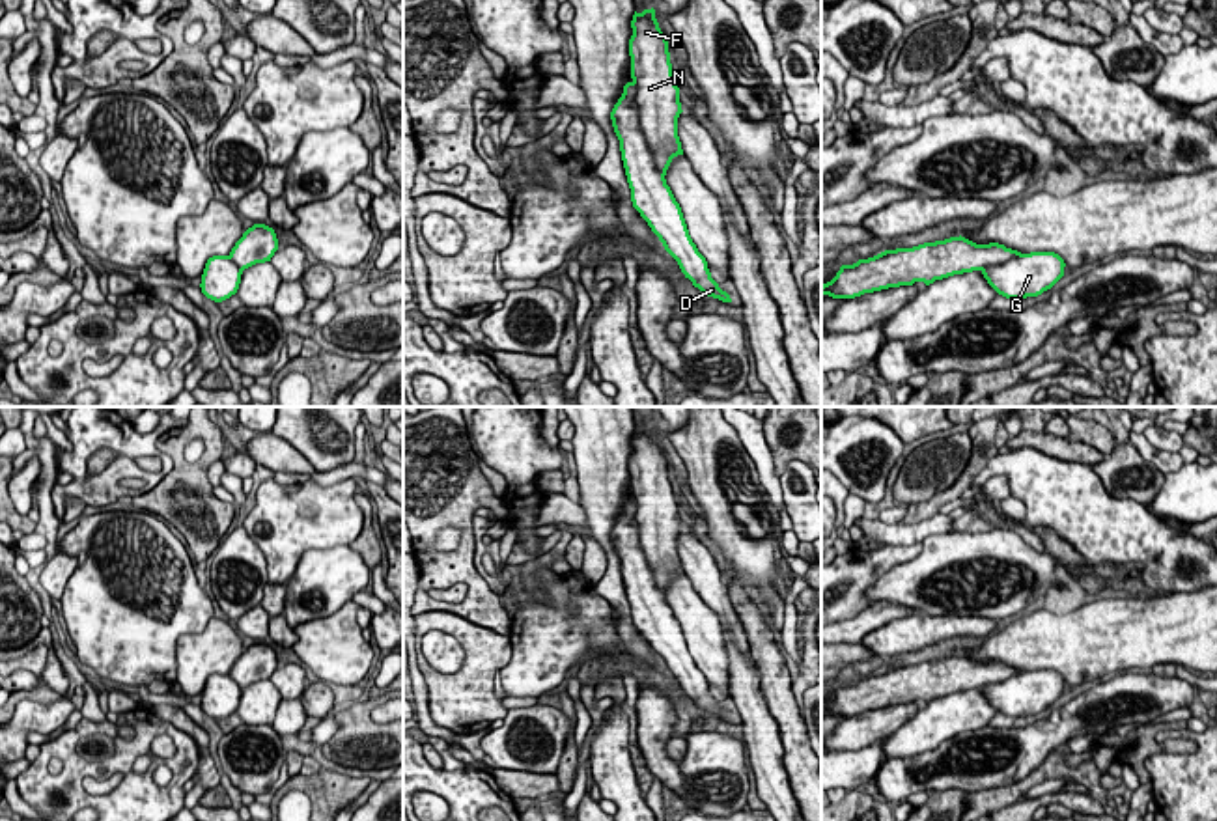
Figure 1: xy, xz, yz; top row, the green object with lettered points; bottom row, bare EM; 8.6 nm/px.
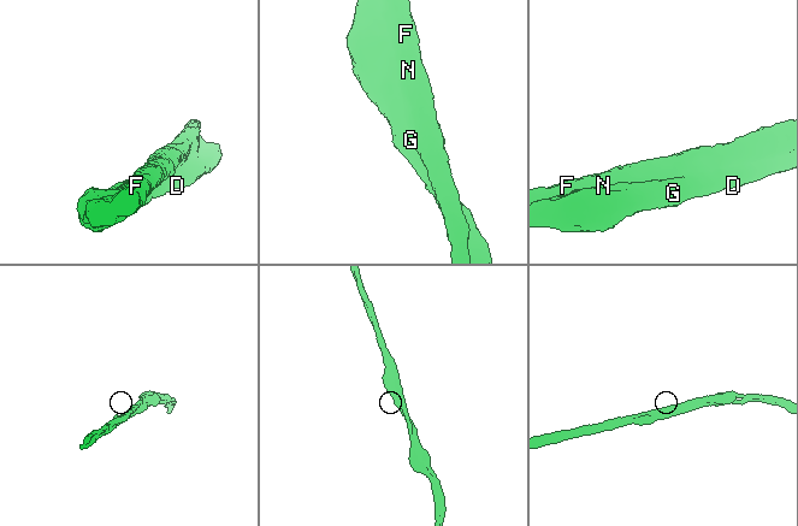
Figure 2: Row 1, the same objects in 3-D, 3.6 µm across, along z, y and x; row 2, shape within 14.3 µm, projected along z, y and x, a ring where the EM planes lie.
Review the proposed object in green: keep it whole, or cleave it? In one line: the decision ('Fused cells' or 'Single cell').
Fused cells

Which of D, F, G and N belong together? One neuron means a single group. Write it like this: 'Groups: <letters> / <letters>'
Groups: D G / F N

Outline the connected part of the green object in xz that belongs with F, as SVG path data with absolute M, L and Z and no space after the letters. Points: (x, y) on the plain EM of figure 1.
M653 425L642 431L635 429L631 446L629 474L638 539L655 586L666 593L672 577L683 573L678 554L678 536L683 528L672 493L668 459L659 446Z

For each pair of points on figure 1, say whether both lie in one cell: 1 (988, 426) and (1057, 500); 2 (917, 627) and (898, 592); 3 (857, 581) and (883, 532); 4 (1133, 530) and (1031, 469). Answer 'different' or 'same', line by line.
1: different
2: different
3: different
4: same

